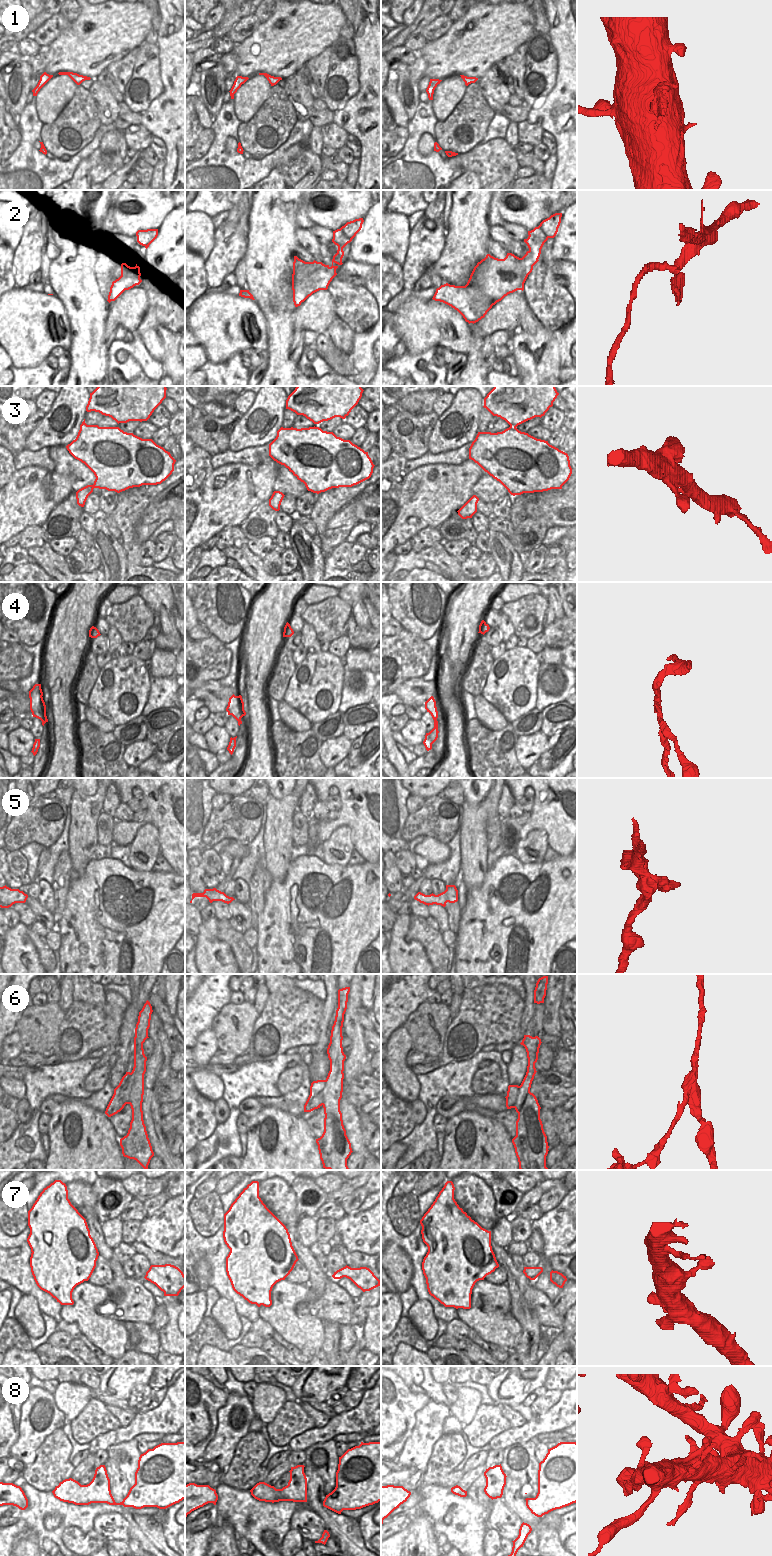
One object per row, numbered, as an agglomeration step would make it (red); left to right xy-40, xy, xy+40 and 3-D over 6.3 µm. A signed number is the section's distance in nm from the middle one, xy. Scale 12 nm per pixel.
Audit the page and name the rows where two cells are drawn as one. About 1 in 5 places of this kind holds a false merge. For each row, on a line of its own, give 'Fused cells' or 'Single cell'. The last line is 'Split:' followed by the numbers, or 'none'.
1: Single cell
2: Fused cells
3: Single cell
4: Fused cells
5: Single cell
6: Fused cells
7: Single cell
8: Single cell
Split: 2, 4, 6.

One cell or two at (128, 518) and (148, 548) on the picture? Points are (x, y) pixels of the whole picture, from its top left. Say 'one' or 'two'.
two

